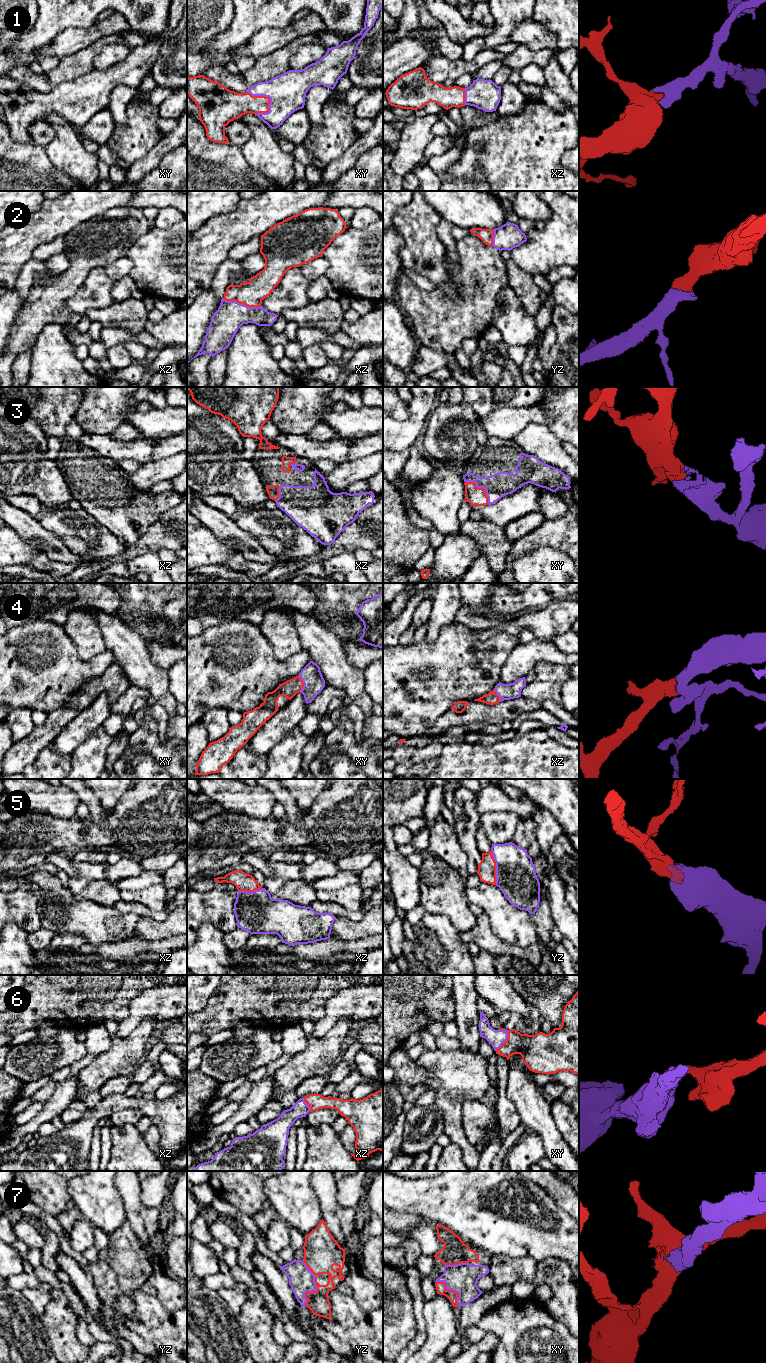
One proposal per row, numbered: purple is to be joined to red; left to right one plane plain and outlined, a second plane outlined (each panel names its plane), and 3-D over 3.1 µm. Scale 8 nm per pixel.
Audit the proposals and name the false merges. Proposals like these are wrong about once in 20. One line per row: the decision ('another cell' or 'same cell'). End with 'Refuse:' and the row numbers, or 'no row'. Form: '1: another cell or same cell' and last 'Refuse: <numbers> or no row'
1: same cell
2: same cell
3: same cell
4: same cell
5: same cell
6: same cell
7: same cell
Refuse: no row

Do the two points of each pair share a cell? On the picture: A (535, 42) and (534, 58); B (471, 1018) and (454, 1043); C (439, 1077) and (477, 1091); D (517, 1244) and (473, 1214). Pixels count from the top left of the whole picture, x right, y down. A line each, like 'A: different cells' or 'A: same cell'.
A: different cells
B: different cells
C: same cell
D: same cell

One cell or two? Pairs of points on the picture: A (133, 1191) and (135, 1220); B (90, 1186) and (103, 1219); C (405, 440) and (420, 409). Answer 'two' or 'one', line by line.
A: one
B: one
C: one

